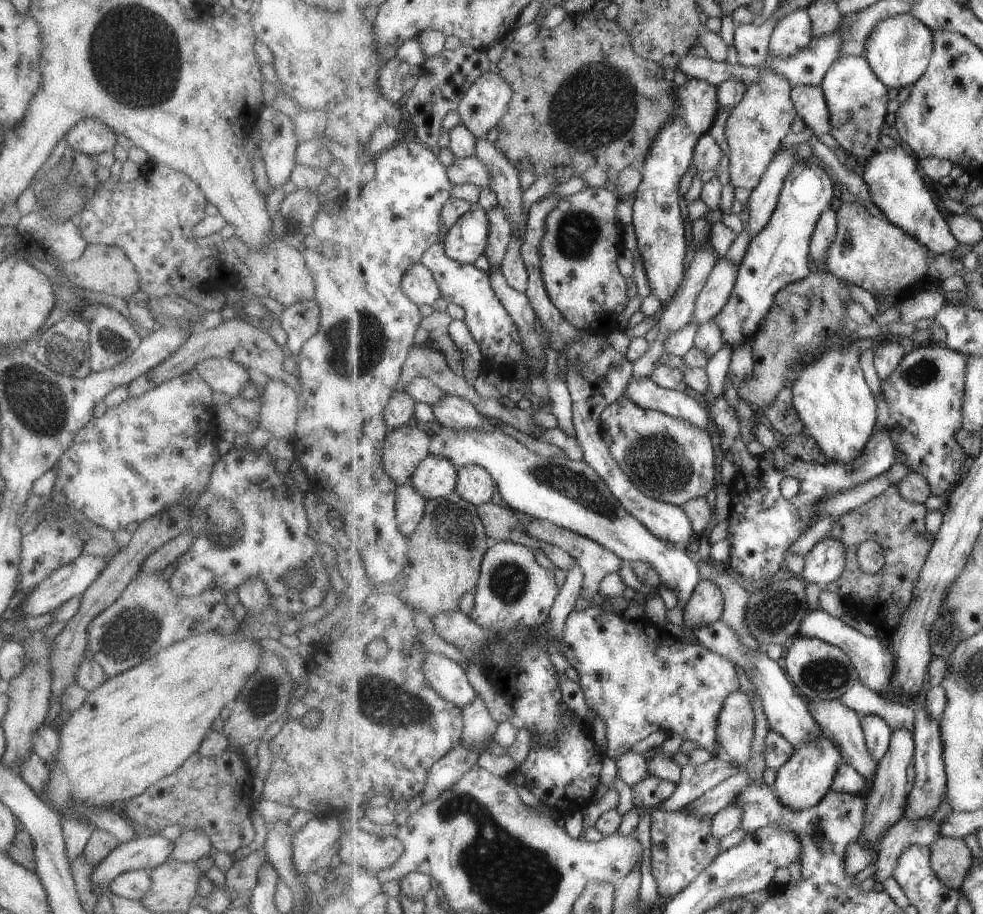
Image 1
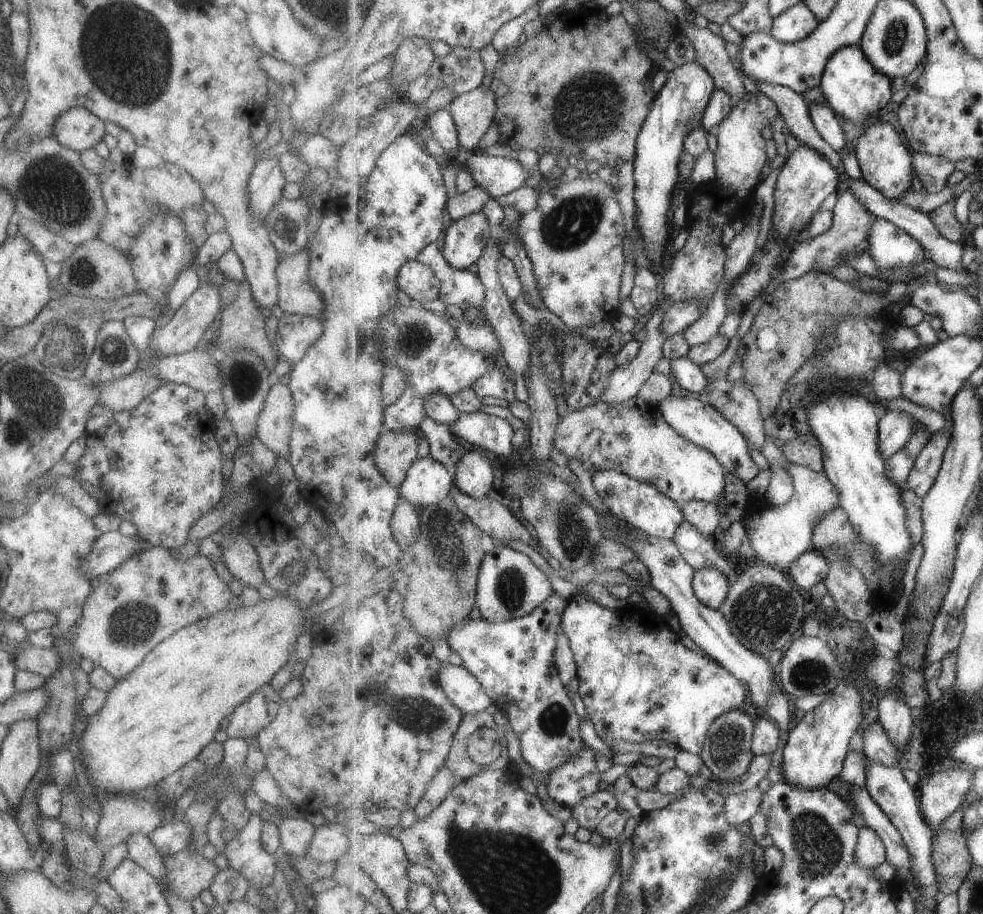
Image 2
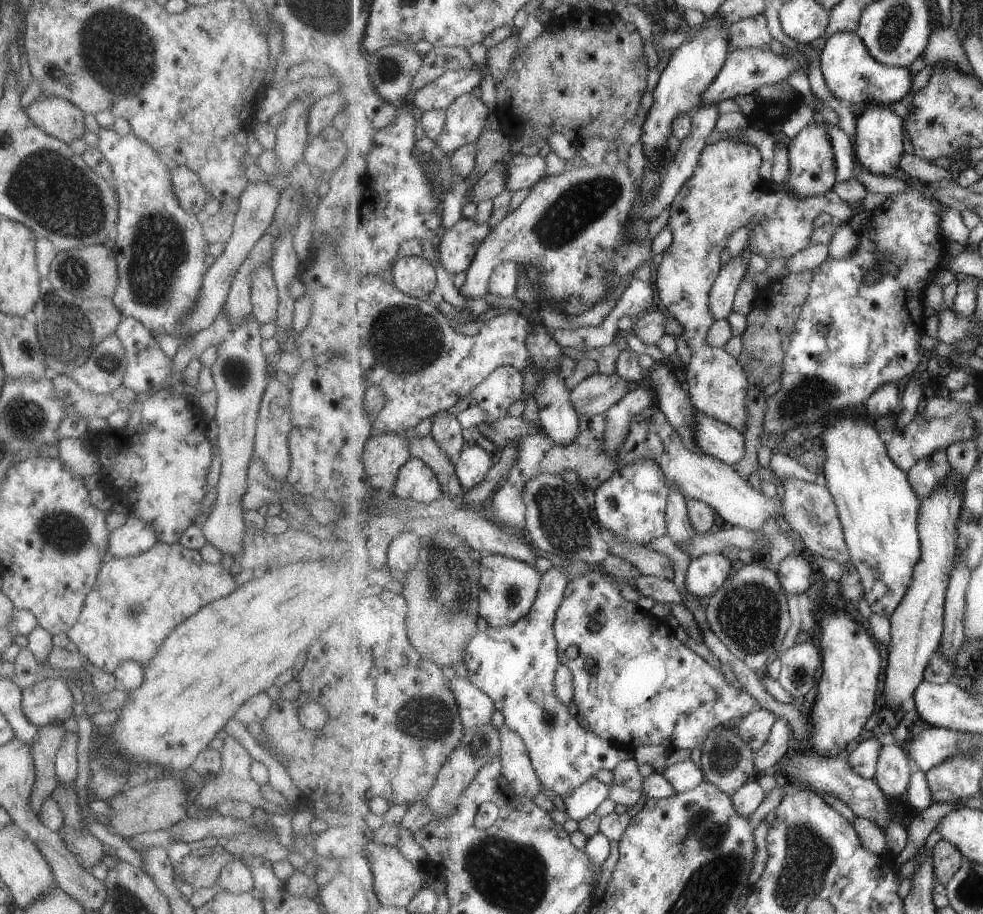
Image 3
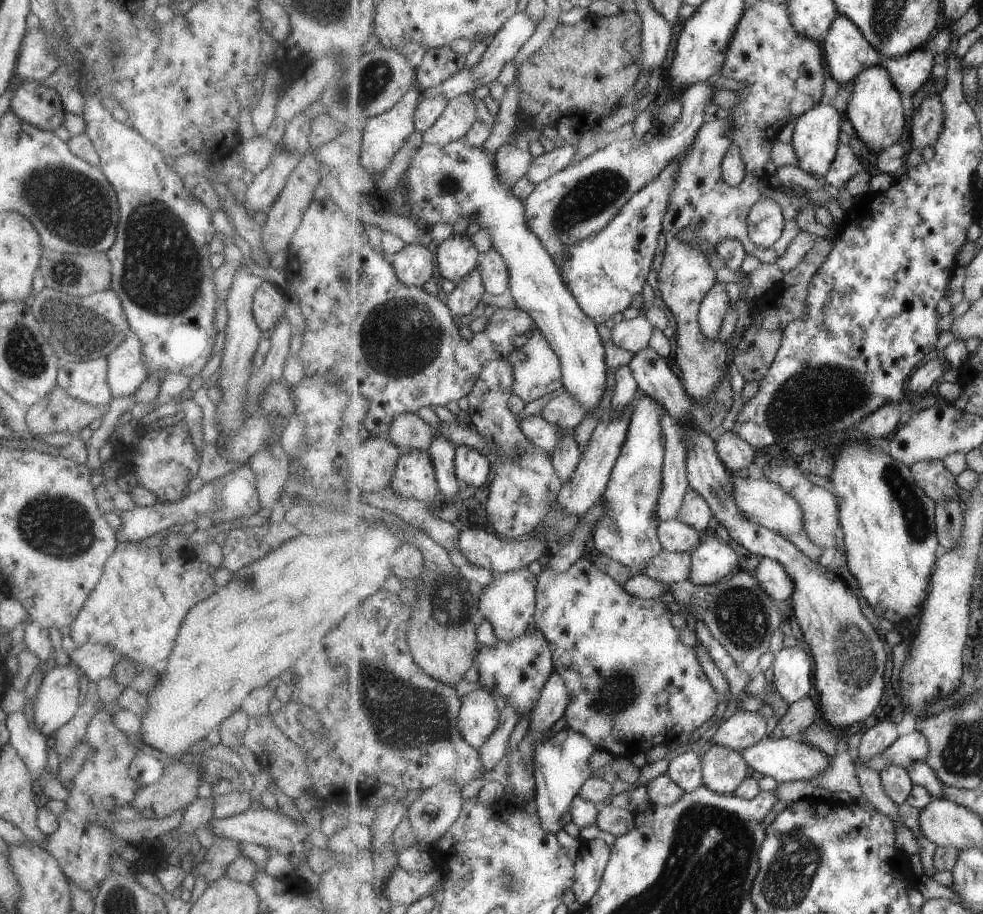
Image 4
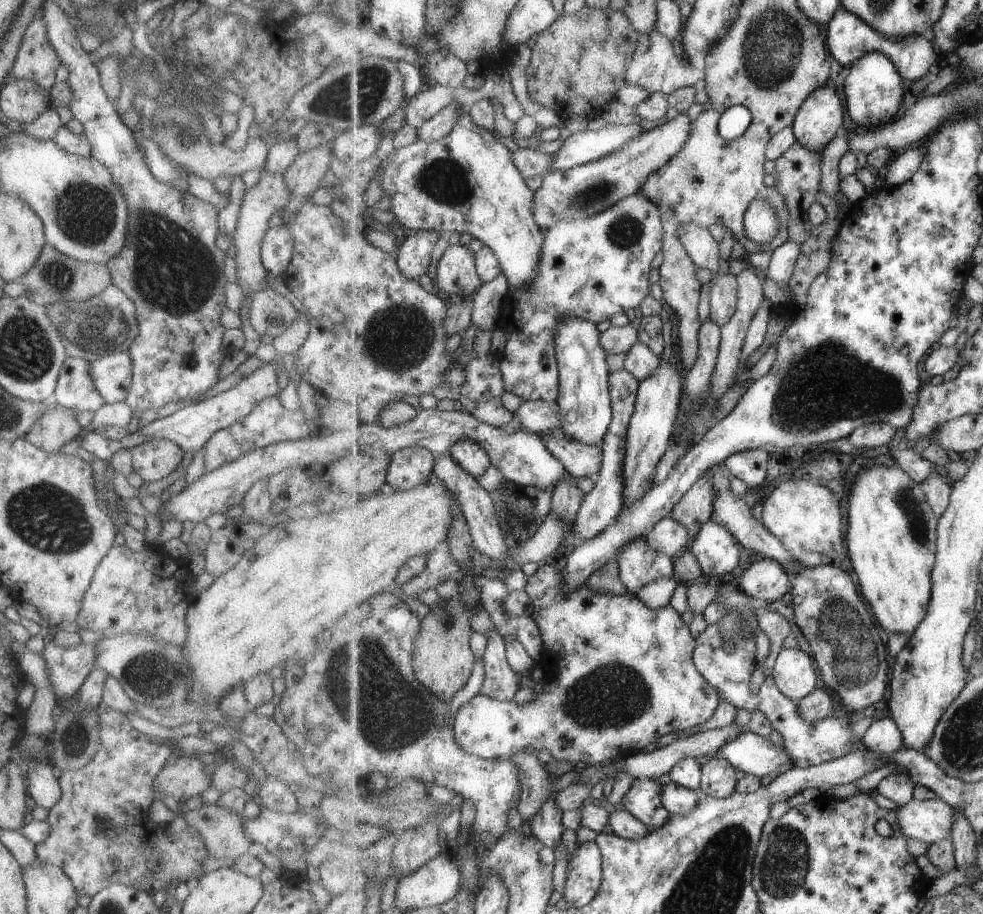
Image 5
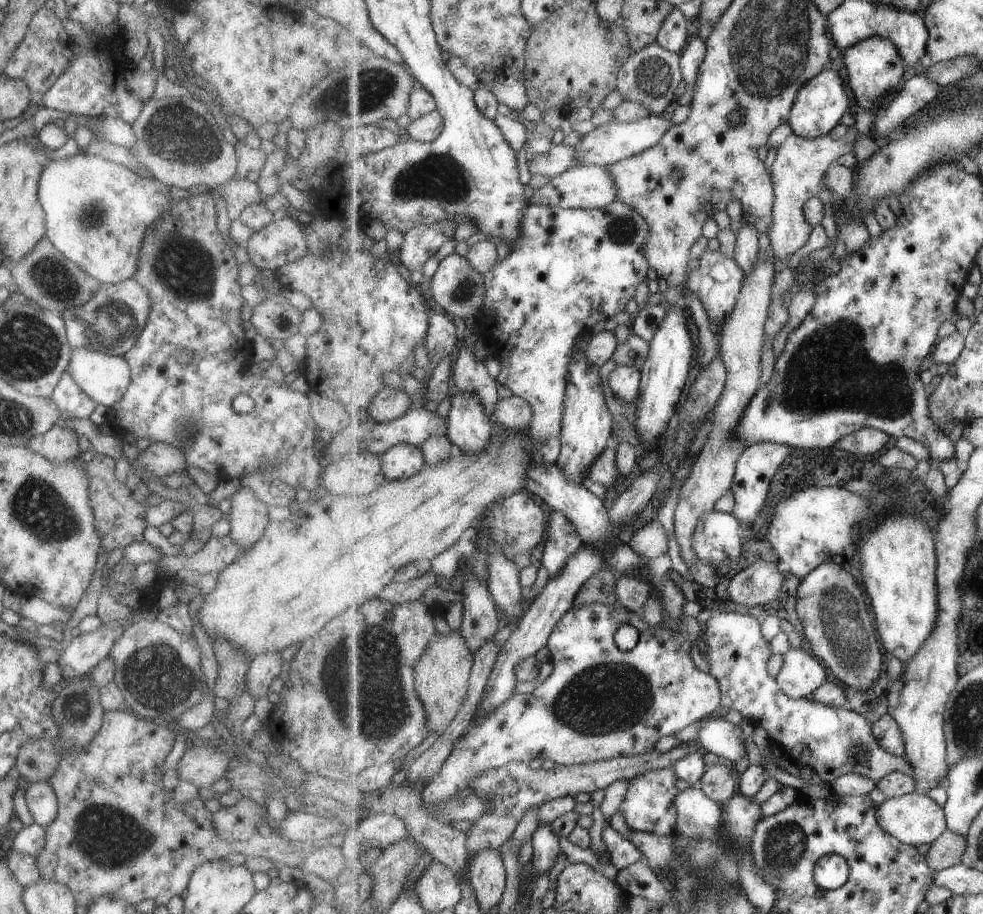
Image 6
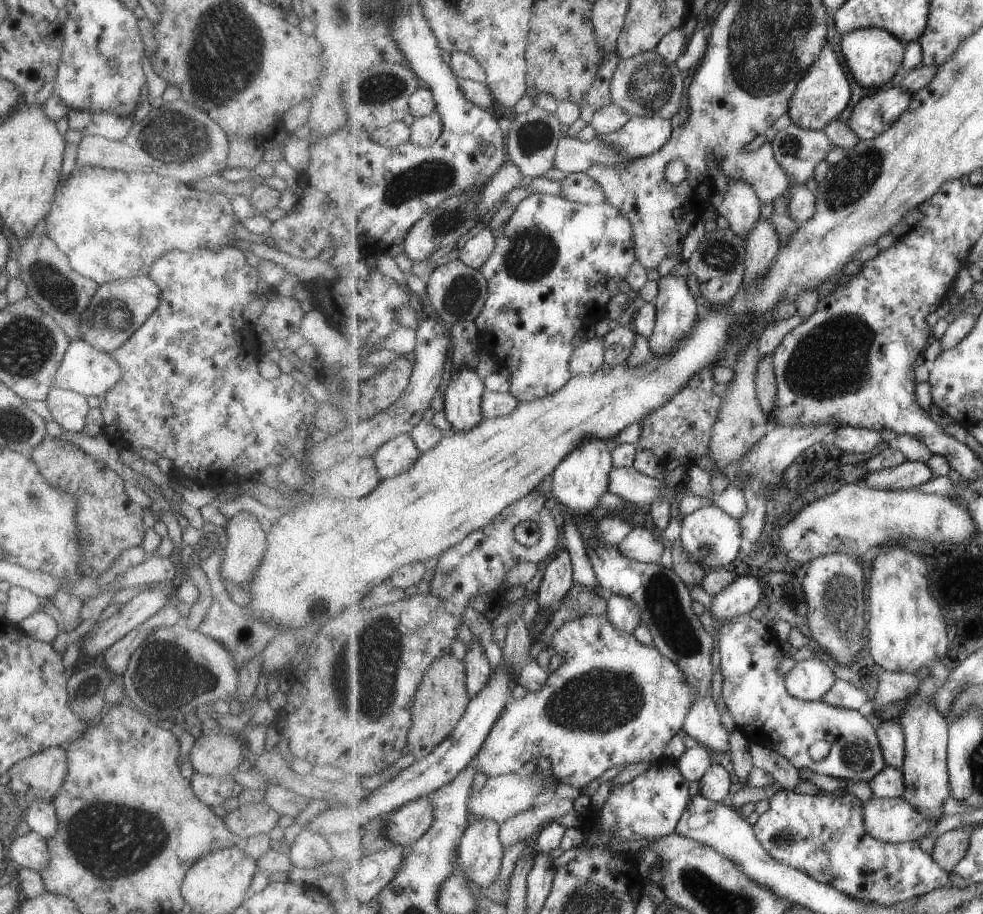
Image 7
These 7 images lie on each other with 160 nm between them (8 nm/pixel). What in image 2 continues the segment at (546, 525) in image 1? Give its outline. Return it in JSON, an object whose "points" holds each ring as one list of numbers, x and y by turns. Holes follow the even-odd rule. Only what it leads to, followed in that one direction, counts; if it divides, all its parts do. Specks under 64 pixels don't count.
{"points":[[606,538,596,546,593,561,597,570,620,570,623,564,637,559,637,552,631,546]]}

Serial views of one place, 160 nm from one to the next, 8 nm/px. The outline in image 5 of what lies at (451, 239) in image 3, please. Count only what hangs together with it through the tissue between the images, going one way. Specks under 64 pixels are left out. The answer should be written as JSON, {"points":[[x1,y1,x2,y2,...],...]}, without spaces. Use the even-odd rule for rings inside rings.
{"points":[[451,245,438,264,437,284,441,291,456,294,459,299,475,298,476,292,484,285,477,270,476,255,468,245]]}

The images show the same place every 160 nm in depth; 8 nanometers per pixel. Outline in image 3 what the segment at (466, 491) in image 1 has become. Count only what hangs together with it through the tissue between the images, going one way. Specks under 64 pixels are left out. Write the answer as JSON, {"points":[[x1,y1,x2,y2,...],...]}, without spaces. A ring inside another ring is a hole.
{"points":[[486,443,465,447,456,463,457,476,464,489,481,485,488,478,496,458,492,456,491,448]]}

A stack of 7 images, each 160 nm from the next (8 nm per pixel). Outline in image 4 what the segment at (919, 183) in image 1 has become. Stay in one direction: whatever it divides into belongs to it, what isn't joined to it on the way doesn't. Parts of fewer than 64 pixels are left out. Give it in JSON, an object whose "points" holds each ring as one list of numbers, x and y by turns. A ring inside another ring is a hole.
{"points":[[878,66,863,69,848,90,851,97,846,114,858,138,865,143,866,147,872,153,879,154,886,148,899,143,899,138,905,132,905,115,908,110,903,108,903,94,896,87,889,71,885,67]]}

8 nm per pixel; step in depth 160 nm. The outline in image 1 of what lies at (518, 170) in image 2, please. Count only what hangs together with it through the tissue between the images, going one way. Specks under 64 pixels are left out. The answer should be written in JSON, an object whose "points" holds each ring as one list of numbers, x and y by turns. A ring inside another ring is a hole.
{"points":[[476,155,455,159,453,166,448,167,448,174,451,182,455,185,470,183,481,188,487,188,493,182,491,170]]}

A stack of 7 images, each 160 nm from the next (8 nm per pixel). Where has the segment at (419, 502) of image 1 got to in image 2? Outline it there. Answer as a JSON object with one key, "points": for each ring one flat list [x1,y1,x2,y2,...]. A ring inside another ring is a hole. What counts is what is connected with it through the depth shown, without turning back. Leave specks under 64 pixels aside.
{"points":[[400,498,392,519,393,535,396,536,397,542,400,543,401,550,405,552,411,544,421,535,420,514,417,507,405,498]]}

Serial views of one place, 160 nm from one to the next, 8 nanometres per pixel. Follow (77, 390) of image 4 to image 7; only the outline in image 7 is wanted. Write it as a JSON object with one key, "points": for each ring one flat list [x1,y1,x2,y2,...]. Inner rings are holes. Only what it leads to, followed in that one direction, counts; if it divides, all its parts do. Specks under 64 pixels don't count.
{"points":[[51,387,46,398,51,418,69,432,79,432,85,424,88,406,86,397,78,392]]}

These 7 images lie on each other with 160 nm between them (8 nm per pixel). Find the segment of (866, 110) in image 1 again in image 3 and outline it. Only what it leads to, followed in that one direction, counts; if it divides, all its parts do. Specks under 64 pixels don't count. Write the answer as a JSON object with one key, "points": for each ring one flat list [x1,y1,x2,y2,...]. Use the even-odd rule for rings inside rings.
{"points":[[855,32,833,34,820,54,820,65,832,95,852,109,871,102,891,104,903,100,915,76,905,66,890,66,876,60]]}

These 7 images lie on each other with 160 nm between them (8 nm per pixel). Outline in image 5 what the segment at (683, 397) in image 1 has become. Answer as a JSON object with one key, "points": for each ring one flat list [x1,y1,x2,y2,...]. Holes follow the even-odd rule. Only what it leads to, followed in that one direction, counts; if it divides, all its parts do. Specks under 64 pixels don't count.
{"points":[[747,449,728,456,724,463,735,476,748,486,749,490,761,486,769,468,769,454,761,449]]}

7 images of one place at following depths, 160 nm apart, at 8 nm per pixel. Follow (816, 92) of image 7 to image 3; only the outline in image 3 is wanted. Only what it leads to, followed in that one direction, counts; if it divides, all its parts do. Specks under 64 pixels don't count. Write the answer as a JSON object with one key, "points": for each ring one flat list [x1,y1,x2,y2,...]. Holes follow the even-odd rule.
{"points":[[815,118,790,140,788,147,790,168,789,179,784,183,784,192,788,198,810,197,828,194,837,184,836,153,832,139,828,134,828,126,819,118]]}

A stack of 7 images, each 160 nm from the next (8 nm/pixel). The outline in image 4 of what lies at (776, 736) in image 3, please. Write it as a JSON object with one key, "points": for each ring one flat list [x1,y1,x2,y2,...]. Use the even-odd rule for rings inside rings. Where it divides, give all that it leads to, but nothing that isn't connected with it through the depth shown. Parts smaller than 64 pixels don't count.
{"points":[[809,697,793,703,769,736,772,739,787,739,801,735,809,725,813,725,815,710,815,702]]}

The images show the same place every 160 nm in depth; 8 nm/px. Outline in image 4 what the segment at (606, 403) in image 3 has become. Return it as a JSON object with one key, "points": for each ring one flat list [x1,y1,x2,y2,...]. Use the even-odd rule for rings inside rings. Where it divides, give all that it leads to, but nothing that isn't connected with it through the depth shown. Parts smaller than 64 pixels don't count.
{"points":[[569,391,550,400,541,410,543,418,561,429,574,429,583,422,588,410]]}

